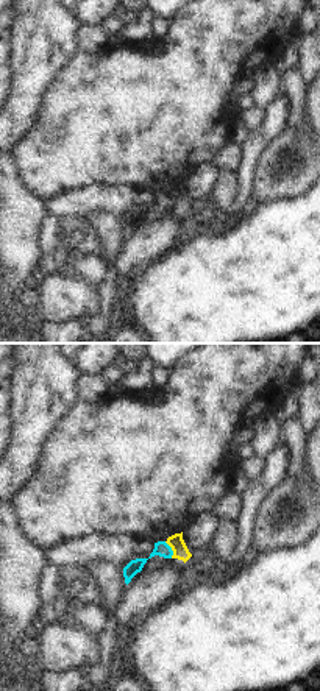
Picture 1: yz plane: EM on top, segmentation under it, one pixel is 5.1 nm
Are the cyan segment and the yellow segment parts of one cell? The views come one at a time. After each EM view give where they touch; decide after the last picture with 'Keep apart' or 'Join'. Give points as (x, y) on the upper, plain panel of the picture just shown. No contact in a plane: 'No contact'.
Touches cyan at (170, 200)

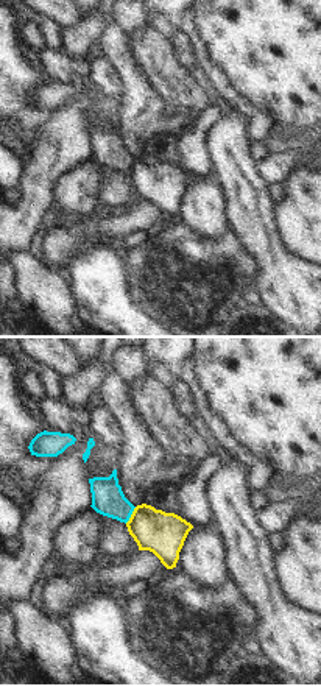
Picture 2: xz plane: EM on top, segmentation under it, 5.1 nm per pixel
Touches cyan at (131, 164)

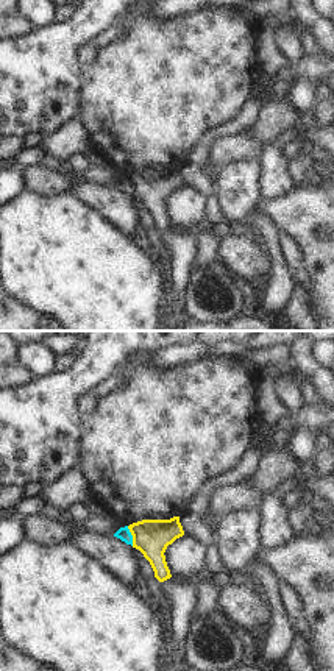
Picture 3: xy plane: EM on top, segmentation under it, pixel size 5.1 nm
Touches cyan at (131, 186)

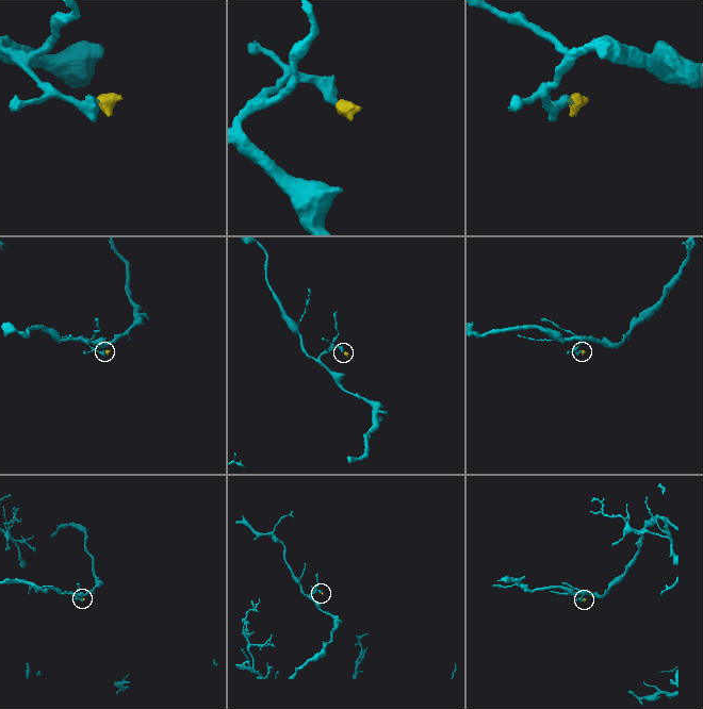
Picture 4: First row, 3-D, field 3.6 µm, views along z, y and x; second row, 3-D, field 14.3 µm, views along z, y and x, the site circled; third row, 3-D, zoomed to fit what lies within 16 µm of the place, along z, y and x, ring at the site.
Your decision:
Keep apart

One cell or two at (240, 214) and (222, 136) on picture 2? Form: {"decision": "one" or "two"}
{"decision": "one"}

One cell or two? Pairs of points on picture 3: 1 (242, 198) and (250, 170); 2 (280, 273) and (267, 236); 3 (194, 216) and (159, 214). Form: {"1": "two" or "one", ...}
{"1": "one", "2": "one", "3": "two"}

